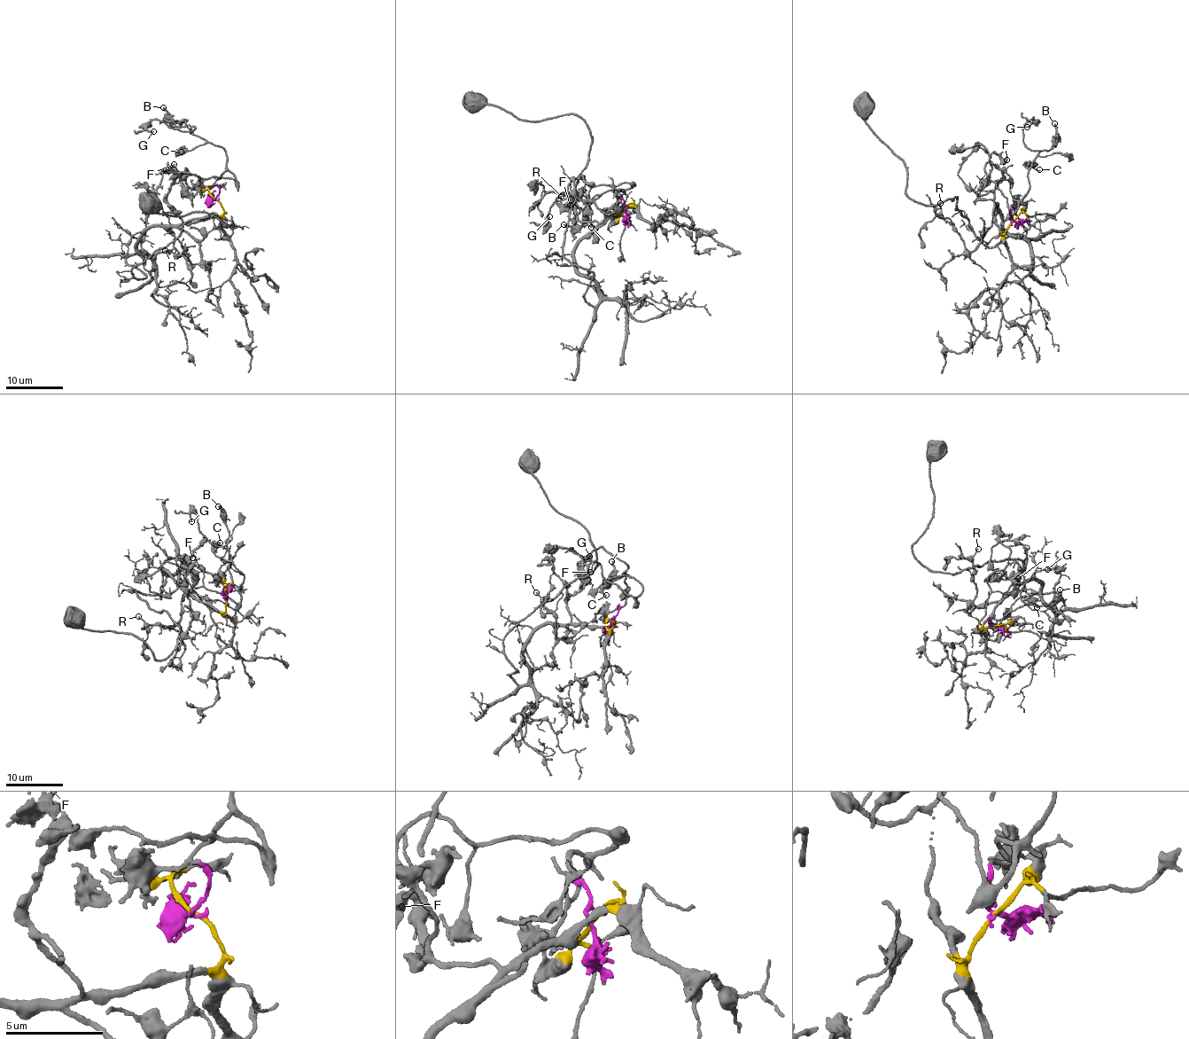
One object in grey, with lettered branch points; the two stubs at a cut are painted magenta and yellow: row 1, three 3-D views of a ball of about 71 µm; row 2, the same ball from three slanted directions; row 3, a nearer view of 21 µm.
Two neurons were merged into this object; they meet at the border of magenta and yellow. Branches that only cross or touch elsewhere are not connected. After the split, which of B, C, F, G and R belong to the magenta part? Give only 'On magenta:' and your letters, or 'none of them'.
On magenta: B, C, F, G

